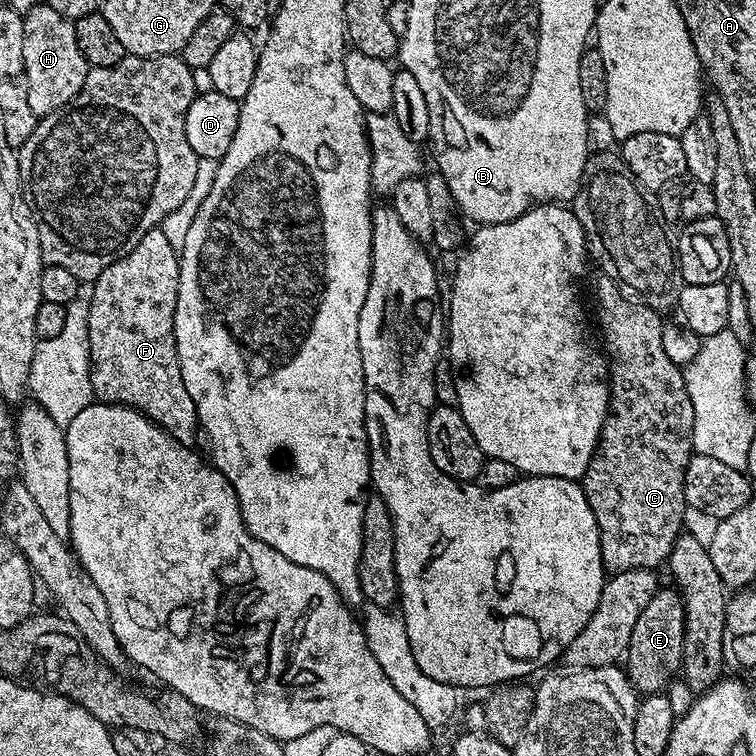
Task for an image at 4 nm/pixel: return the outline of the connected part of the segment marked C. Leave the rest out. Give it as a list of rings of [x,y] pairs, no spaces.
[[[600,278],[597,282],[596,296],[600,299],[600,332],[604,335],[602,348],[610,357],[608,416],[590,458],[590,466],[582,478],[582,487],[600,527],[605,569],[612,574],[639,568],[656,570],[659,564],[661,567],[667,561],[674,542],[685,527],[684,475],[688,459],[694,455],[694,406],[690,406],[690,394],[686,390],[681,365],[672,361],[664,345],[665,317],[650,306],[626,299],[618,286],[607,278]]]

